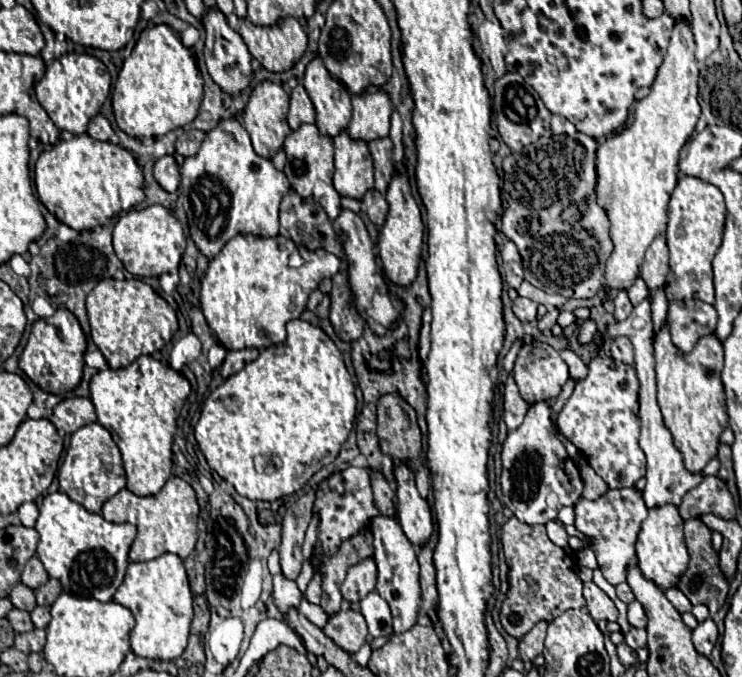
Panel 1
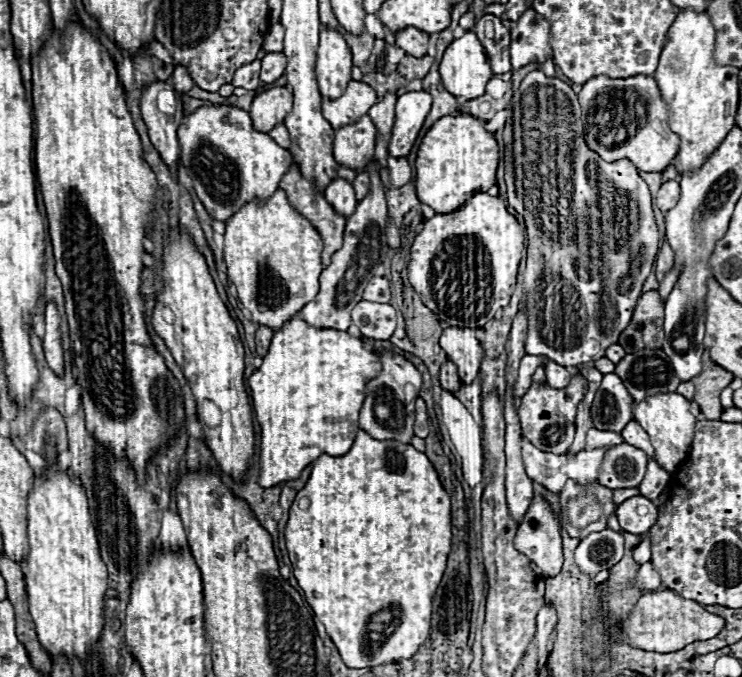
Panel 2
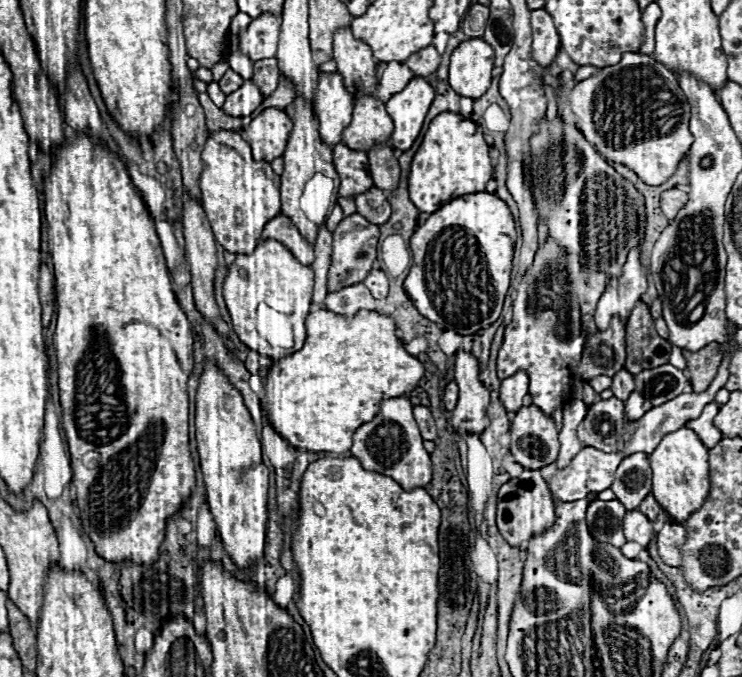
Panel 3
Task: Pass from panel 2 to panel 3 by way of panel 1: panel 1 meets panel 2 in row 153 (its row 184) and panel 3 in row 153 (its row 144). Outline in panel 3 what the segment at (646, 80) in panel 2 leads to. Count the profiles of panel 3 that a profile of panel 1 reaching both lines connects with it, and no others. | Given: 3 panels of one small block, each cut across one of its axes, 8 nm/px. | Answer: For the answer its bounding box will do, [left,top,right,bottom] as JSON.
[570,52,694,186]

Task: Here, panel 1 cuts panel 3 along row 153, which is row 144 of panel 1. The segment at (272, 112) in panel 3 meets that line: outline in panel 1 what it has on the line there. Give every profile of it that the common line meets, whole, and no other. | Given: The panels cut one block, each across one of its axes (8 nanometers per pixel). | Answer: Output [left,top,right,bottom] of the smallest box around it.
[242,82,290,158]

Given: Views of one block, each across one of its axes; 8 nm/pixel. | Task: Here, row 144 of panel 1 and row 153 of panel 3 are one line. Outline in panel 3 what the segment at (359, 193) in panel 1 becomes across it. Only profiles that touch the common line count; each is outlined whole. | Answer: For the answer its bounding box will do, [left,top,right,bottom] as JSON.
[334,144,374,196]

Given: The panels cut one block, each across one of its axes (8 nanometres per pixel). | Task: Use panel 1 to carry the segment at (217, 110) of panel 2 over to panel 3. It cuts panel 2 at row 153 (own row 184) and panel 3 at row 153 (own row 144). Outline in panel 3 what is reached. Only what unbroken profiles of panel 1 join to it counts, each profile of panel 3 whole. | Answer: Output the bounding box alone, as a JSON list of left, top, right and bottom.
[200,130,280,254]

